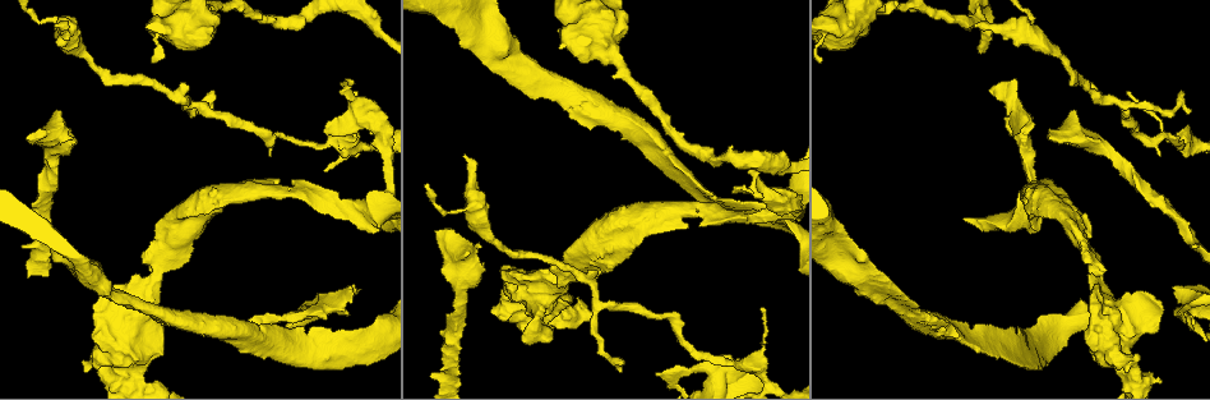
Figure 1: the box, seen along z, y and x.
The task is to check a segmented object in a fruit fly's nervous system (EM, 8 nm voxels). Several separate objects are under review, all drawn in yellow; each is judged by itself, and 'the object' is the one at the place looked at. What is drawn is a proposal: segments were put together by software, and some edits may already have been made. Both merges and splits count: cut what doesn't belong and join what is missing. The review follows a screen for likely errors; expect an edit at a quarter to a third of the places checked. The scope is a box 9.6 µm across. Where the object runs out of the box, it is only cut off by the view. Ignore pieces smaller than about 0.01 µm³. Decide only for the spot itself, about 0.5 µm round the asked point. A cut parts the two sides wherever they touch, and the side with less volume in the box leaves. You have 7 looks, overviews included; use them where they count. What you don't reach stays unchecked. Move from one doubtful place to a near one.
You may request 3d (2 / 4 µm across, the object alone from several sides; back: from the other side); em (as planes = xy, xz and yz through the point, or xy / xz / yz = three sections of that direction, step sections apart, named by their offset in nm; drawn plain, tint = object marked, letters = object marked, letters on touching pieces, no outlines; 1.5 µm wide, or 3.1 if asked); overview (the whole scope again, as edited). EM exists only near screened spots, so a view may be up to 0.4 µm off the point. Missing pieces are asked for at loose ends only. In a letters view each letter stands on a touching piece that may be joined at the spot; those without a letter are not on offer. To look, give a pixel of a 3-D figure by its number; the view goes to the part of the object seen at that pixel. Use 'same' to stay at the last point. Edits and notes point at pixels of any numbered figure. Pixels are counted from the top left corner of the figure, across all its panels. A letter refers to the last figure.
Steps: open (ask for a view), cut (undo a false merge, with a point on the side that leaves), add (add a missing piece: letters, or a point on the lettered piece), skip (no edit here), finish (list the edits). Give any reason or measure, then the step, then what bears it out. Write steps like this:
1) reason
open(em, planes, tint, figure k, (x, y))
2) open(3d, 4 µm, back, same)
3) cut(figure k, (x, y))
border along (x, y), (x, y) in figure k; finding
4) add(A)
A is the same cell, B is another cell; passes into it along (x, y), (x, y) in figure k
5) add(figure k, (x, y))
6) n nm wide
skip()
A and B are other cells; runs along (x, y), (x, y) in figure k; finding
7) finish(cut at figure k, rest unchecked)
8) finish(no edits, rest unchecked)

branch stops here
open(3d, 4 µm, figure 1, (160, 356))

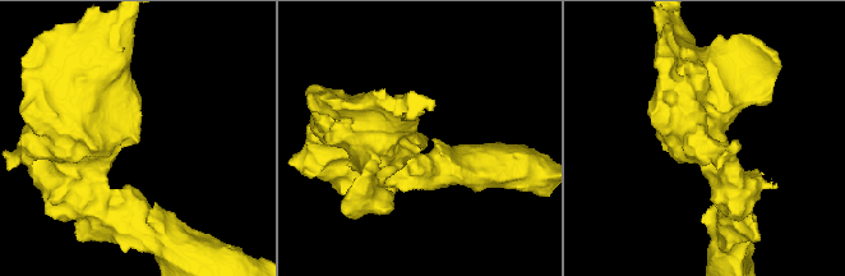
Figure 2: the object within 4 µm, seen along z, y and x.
shape alone is not enough
open(em, planes, letters, figure 2, (134, 142))

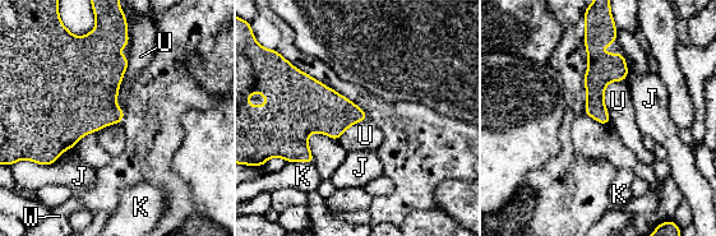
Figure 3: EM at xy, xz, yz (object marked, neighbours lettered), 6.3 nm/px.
skip()
J, K, U and W are other cells; runs along (596, 45), (596, 110), (606, 121) in figure 3; no lettered piece goes on from it

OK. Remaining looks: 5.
narrows sharply
open(em, yz, step 4, tint, figure 1, (685, 369))

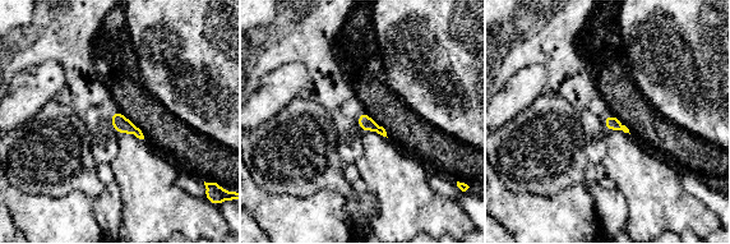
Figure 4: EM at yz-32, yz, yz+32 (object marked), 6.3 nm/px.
another direction
open(em, planes, letters, same)

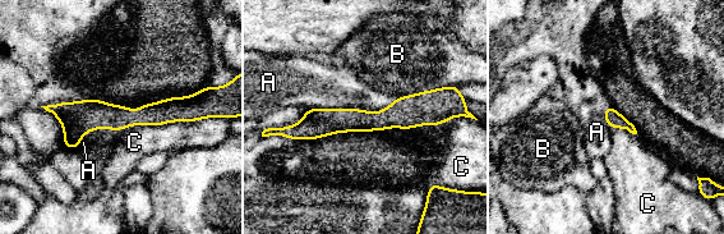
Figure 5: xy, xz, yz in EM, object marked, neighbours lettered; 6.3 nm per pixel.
skip()
A, B and C are other cells; runs along (442, 110), (290, 131) in figure 5; all the same cell

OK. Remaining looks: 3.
branch stops here
open(em, planes, letters, figure 1, (1049, 138))

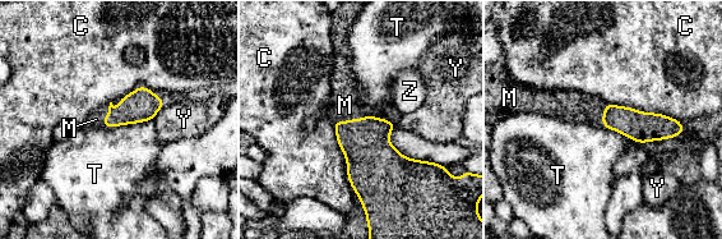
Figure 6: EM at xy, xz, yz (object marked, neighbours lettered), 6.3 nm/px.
180 nm wide
add(M)
M is the same cell, C, T, Y and Z are other cells; passes into it along (139, 106), (109, 110), (96, 119) in figure 6; the cell continues

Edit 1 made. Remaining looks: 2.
finish(add at figure 6, rest unchecked)

